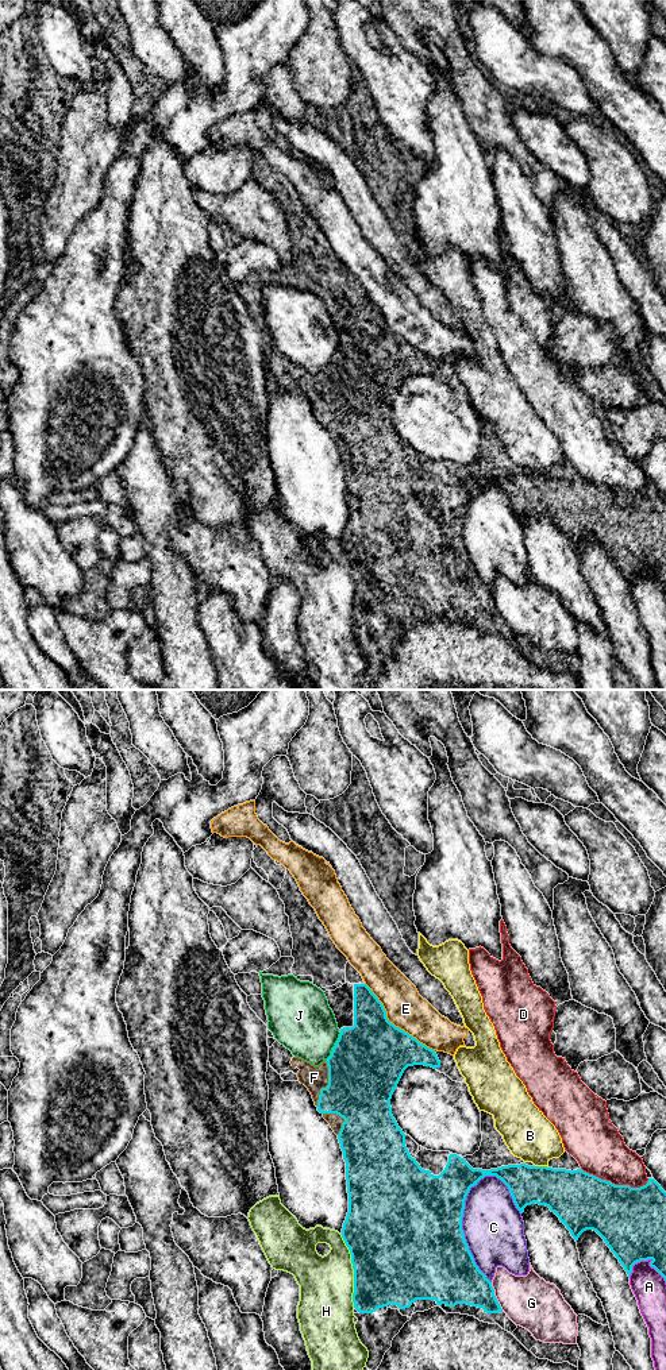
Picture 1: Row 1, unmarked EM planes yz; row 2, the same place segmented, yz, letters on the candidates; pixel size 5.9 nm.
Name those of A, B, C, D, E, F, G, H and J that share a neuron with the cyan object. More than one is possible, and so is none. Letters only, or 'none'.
F

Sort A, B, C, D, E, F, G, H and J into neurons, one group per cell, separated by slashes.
A / B / C / D / E / F / G / H / J

